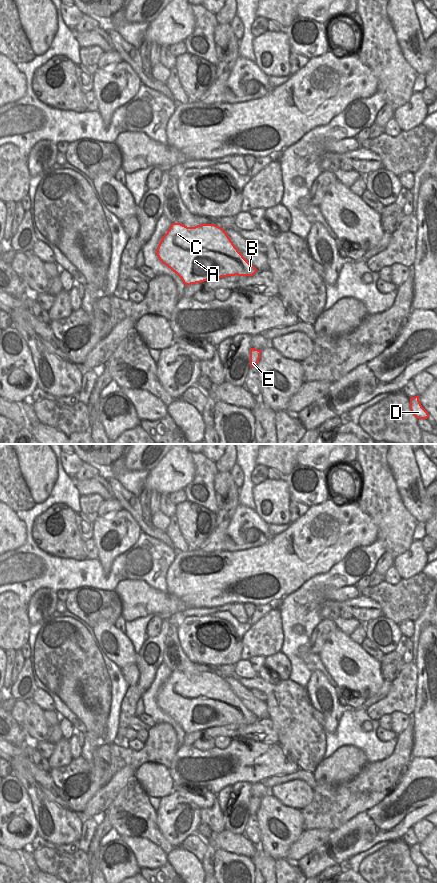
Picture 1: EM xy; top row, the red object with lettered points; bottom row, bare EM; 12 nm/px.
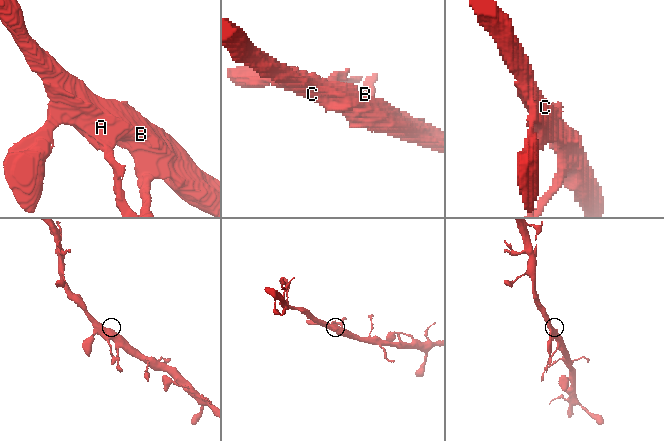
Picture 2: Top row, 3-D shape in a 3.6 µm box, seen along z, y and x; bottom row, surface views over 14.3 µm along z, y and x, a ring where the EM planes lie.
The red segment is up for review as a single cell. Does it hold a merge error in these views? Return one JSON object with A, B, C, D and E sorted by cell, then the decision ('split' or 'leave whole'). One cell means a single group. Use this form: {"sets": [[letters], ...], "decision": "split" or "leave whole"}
{"sets": [["A", "B", "C", "D", "E"]], "decision": "leave whole"}

